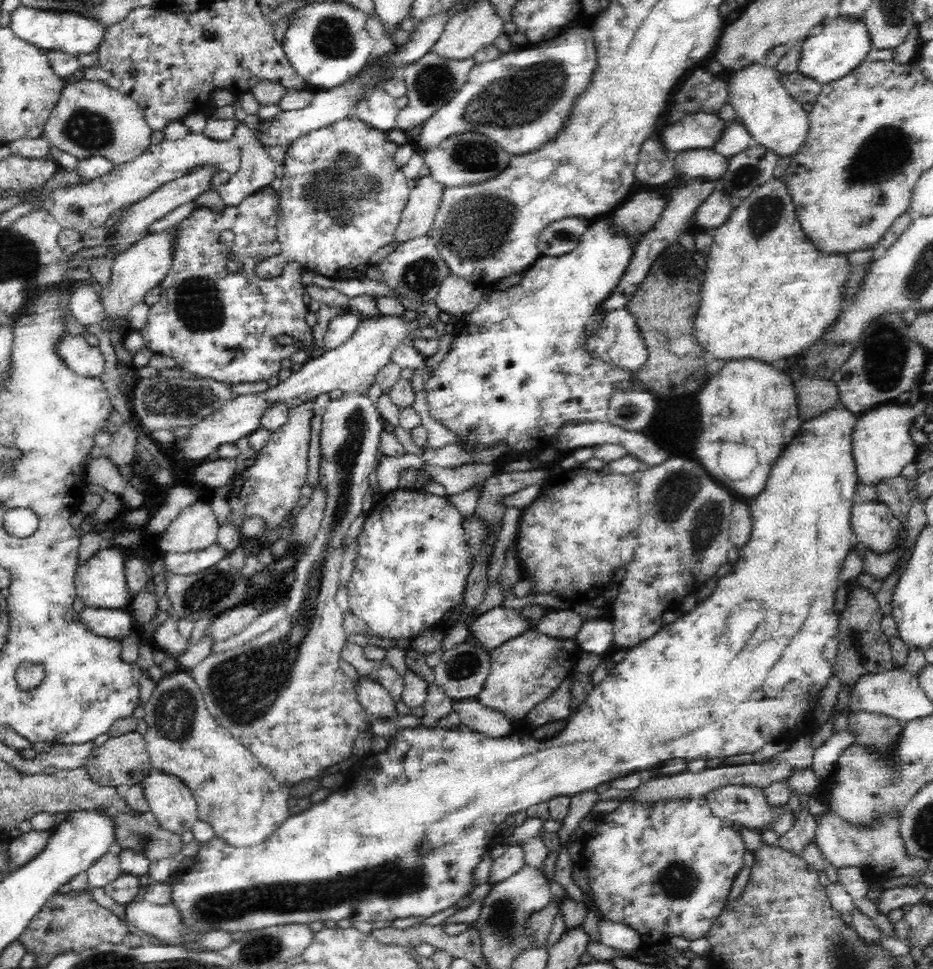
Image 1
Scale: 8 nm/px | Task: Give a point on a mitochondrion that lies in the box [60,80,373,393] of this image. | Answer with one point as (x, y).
(198, 303)

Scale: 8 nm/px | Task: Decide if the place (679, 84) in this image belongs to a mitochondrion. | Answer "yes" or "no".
no

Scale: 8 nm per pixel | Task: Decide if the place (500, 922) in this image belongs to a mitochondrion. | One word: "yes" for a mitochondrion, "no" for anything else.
yes

